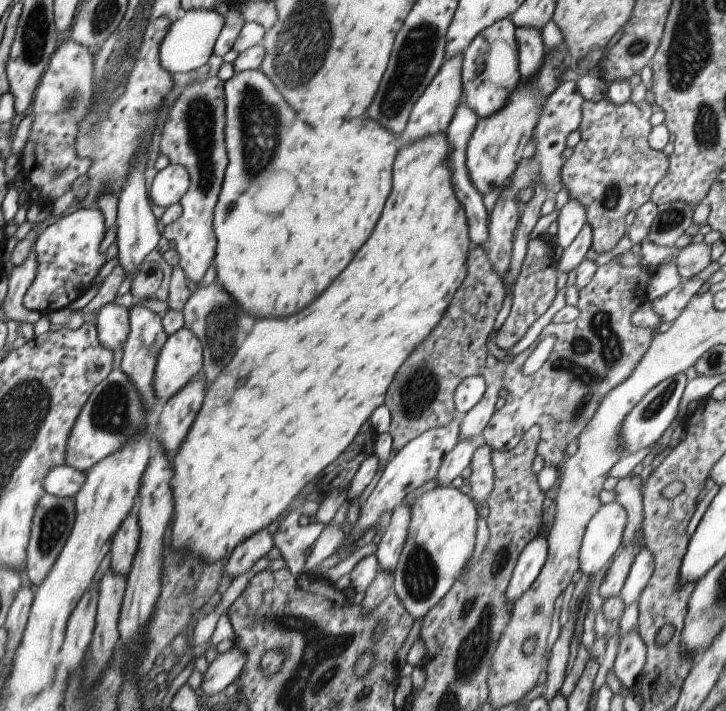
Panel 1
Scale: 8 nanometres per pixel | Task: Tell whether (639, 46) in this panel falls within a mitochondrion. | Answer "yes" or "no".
yes

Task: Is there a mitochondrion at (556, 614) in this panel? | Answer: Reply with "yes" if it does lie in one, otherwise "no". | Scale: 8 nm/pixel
no

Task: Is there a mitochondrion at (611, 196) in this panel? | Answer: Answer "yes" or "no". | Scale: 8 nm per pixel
yes

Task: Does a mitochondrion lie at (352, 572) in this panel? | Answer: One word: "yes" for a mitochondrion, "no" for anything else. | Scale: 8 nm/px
no

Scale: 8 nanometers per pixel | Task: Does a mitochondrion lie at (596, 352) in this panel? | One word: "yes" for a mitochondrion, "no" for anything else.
yes

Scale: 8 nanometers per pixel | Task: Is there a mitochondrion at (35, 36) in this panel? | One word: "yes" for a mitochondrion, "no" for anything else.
yes

